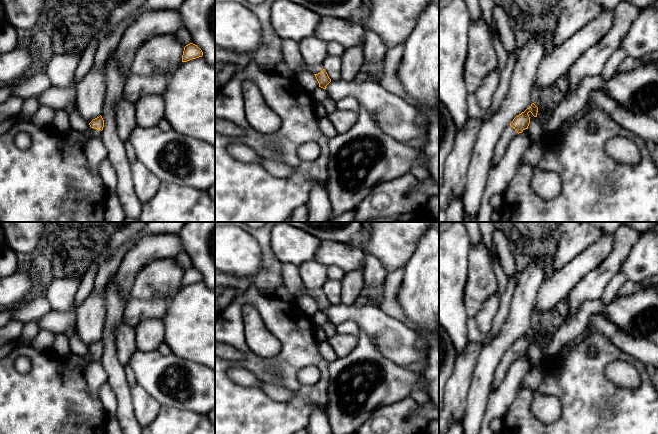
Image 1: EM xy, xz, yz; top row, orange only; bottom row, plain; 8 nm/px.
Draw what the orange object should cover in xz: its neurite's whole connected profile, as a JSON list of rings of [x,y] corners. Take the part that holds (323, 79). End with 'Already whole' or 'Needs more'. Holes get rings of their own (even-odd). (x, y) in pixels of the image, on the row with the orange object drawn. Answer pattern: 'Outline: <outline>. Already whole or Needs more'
Outline: [[[282,40],[282,54],[283,54],[283,61],[294,73],[299,68],[308,69],[311,73],[315,75],[319,83],[319,87],[323,89],[326,89],[326,86],[331,82],[331,79],[329,78],[322,64],[309,66],[303,61],[299,50],[298,42],[293,40]]]. Needs more

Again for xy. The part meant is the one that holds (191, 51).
Outline: [[[190,43],[184,47],[182,62],[187,62],[203,56],[202,50],[195,44]]]. Already whole

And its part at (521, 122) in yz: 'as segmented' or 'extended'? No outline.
extended

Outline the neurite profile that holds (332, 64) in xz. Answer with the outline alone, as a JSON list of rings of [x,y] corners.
[[[327,55],[322,62],[323,69],[327,72],[331,81],[341,79],[341,57]]]

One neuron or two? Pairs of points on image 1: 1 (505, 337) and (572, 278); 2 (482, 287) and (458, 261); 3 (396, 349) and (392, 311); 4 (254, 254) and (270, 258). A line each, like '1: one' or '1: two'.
1: two
2: two
3: two
4: two

